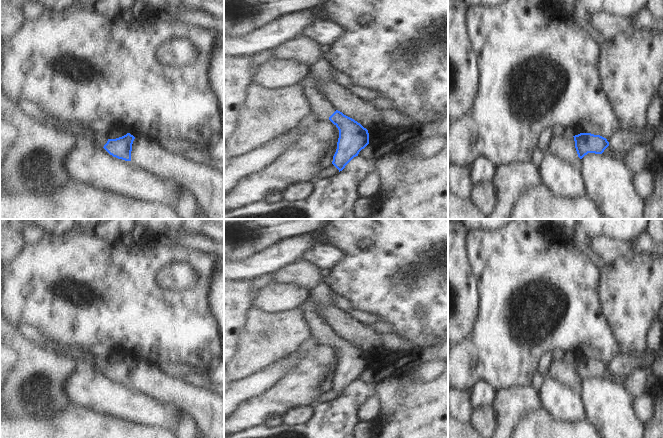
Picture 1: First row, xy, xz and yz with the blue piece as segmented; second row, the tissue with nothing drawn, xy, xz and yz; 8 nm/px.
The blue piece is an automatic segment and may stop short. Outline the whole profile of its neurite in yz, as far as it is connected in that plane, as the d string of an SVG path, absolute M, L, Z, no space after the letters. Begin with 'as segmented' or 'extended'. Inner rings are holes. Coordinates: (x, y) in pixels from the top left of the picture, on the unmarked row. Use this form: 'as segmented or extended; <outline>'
as segmented; M580 357L573 360L578 381L582 383L588 377L602 378L609 370L606 362L591 357Z

